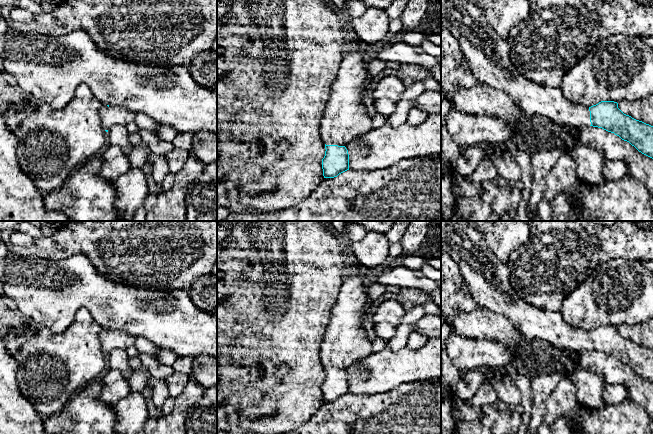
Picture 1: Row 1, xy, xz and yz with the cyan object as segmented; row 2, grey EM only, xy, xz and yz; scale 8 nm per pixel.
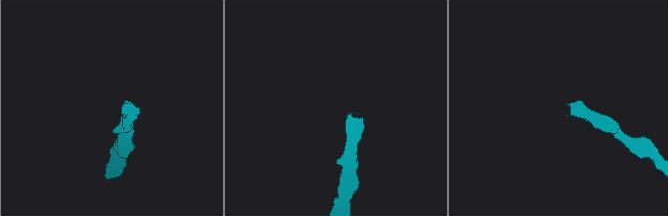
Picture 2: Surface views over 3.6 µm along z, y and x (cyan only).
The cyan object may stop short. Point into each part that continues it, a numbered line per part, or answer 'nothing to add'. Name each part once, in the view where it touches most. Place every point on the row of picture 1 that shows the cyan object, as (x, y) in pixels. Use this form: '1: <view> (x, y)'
1: xz (345, 118)

